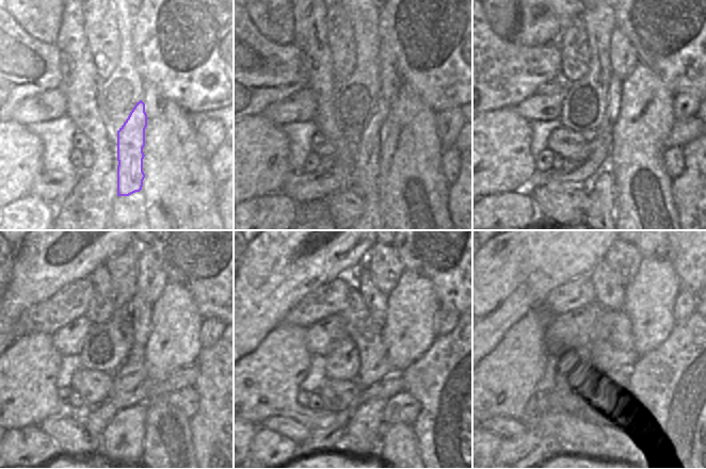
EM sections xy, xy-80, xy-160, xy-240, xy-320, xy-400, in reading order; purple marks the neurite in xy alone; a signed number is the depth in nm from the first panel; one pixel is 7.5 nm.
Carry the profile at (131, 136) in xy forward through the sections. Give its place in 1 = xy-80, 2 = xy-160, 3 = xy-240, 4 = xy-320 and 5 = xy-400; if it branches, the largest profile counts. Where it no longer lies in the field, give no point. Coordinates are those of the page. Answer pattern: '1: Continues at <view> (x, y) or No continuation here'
1: Continues at xy-80 (365, 175)
2: Continues at xy-160 (614, 91)
3: Continues at xy-240 (140, 310)
4: Continues at xy-320 (376, 302)
5: Continues at xy-400 (609, 290)

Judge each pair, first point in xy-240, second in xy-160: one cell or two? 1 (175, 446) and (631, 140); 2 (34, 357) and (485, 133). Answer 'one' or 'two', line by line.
1: one
2: one

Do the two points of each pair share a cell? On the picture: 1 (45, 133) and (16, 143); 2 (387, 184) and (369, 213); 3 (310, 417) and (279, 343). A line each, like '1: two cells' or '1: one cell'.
1: two cells
2: two cells
3: one cell

